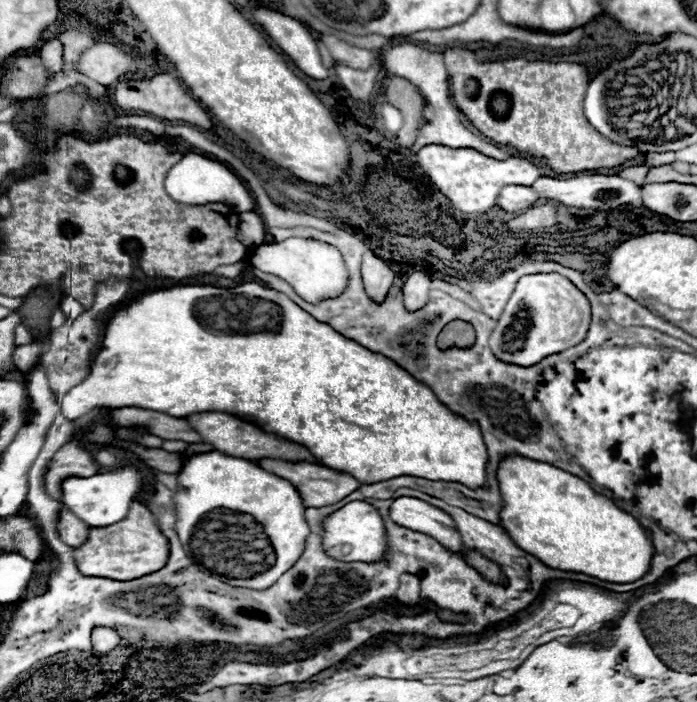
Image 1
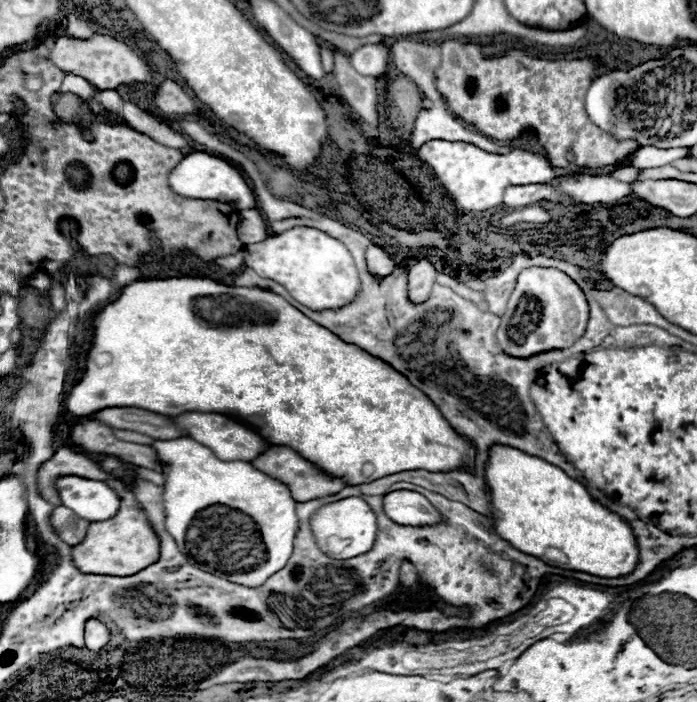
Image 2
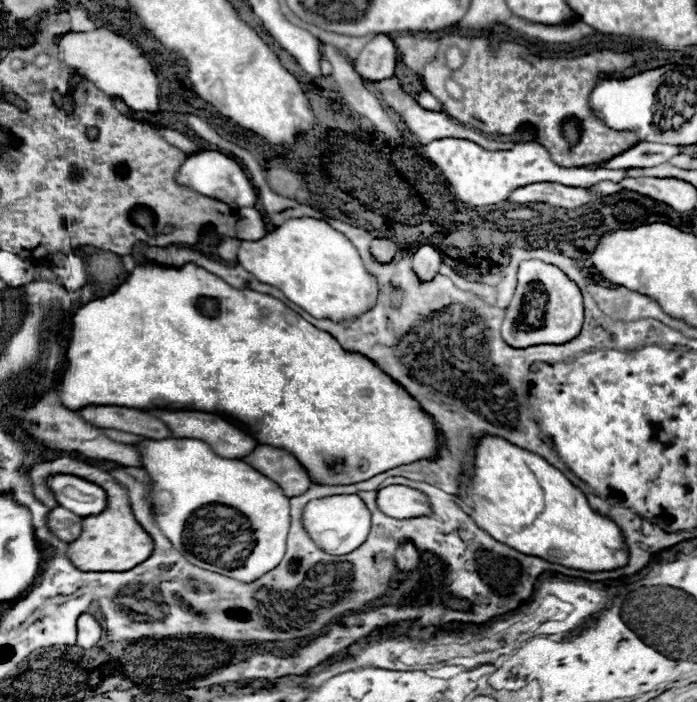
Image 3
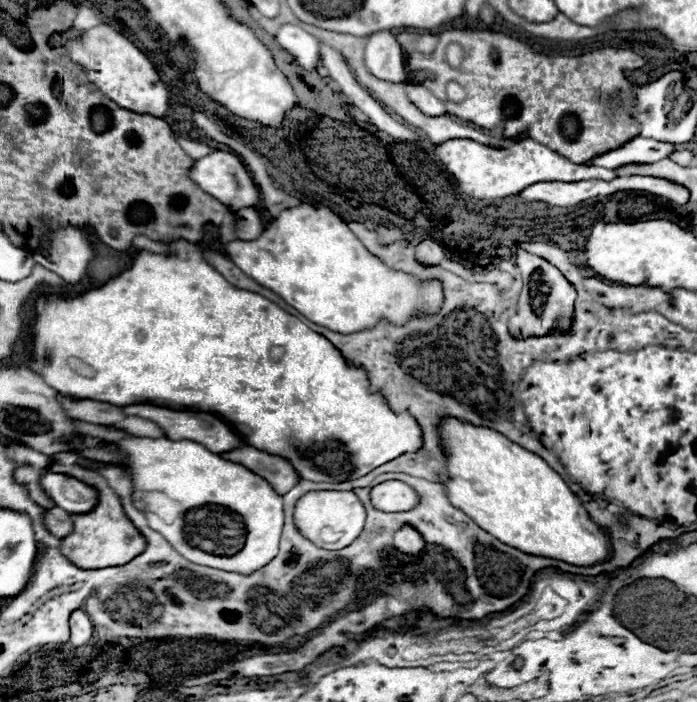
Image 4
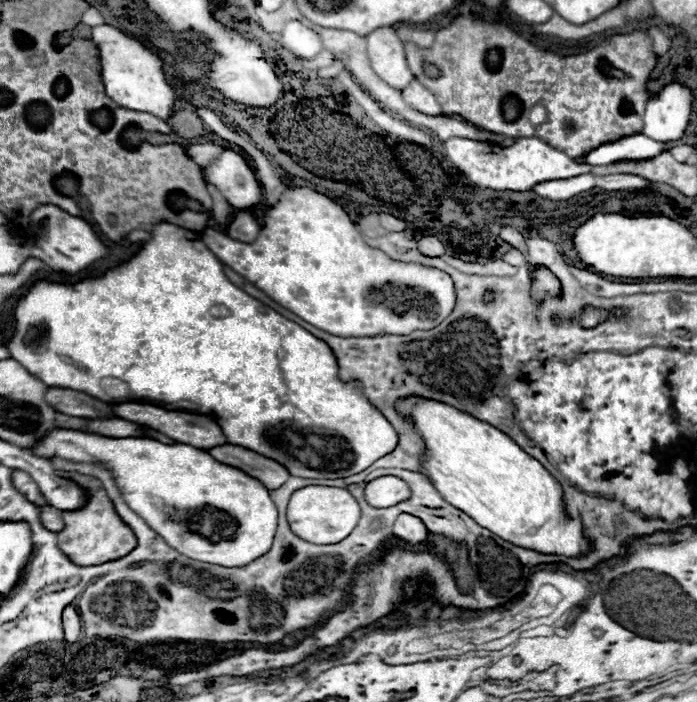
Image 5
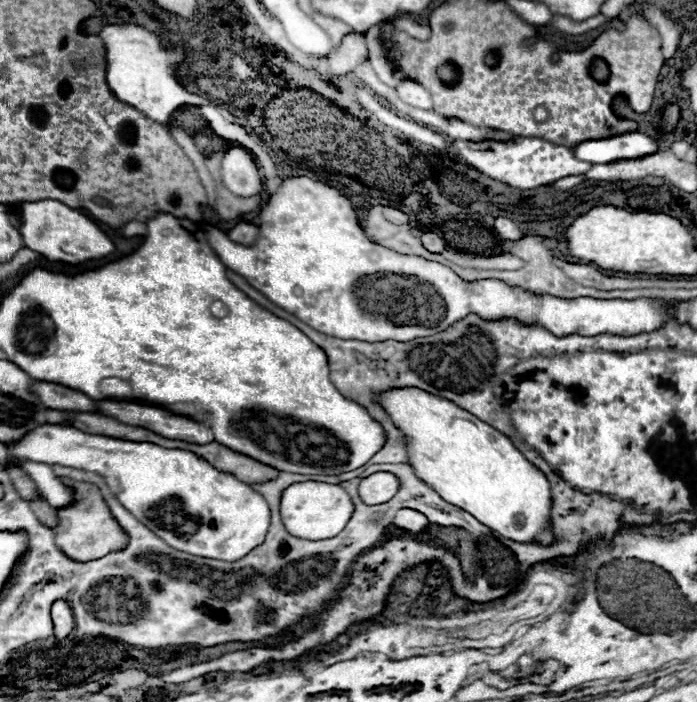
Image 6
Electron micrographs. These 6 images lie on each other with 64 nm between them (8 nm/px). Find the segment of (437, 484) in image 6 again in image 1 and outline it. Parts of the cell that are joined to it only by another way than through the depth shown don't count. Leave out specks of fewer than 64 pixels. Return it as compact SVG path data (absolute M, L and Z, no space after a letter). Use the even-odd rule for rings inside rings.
M506 456L504 460L500 460L496 470L496 480L504 502L500 510L502 530L514 540L518 548L540 558L546 566L568 570L568 572L580 572L606 582L618 582L618 584L634 582L649 571L650 558L654 552L650 544L650 534L644 532L630 514L618 510L612 500L596 494L584 480L556 466L522 458L522 456Z

